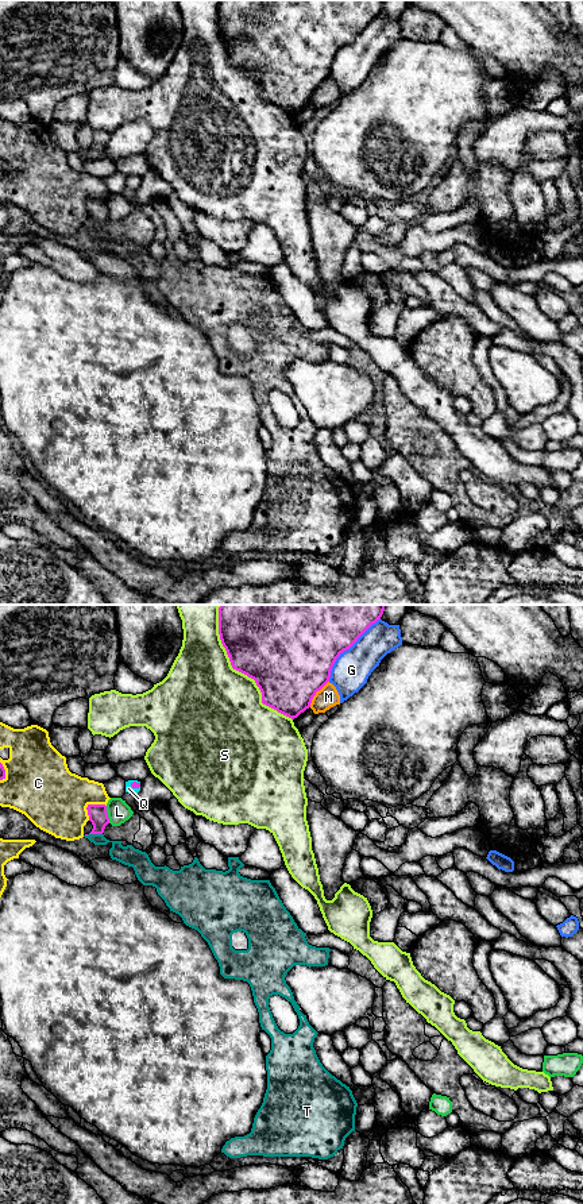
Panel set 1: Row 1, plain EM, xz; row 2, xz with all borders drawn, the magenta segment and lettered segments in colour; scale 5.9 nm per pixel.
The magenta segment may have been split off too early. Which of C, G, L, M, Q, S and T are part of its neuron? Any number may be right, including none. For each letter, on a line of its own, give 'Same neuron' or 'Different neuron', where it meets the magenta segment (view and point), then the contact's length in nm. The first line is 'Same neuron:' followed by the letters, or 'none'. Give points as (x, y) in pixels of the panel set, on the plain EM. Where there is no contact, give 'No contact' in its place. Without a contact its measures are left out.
Same neuron: none
C: Different neuron. Touches magenta at xz (89, 200). Shared border 140 nm
G: Different neuron. Touches magenta at xz (347, 43). Shared border 480 nm
L: Different neuron. Touches magenta at xz (107, 209). Shared border 110 nm
M: Different neuron. Touches magenta at xz (315, 89). Shared border 200 nm
Q: Different neuron. Touches magenta at xz (134, 177). Shared border 70 nm
S: Different neuron. Touches magenta at xz (238, 65). Shared border 800 nm
T: Different neuron. Touches magenta at xz (93, 228). Shared border 110 nm

